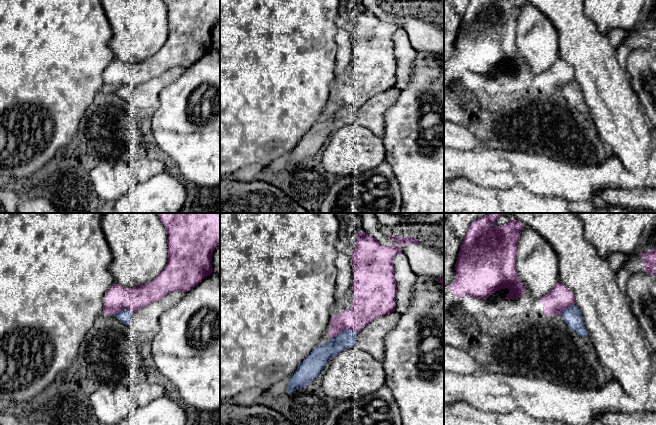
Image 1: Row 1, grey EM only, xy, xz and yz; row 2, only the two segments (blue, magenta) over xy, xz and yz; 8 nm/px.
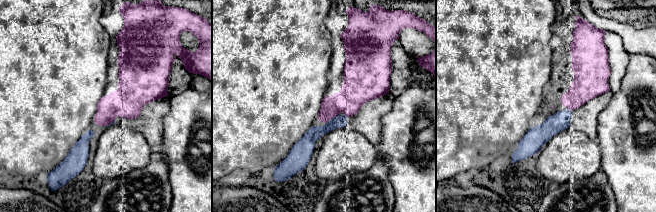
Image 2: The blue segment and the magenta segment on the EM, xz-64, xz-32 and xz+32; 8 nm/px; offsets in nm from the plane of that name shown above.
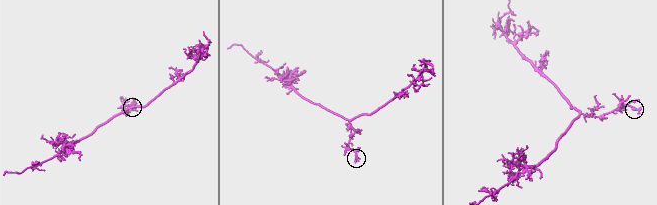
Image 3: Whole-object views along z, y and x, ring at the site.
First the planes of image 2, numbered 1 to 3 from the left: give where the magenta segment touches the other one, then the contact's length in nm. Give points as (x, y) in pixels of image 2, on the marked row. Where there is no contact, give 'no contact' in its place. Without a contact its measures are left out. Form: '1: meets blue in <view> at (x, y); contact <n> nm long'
1: meets blue in xz-64 at (110, 124); contact 50 nm long
2: meets blue in xz-32 at (332, 118); contact 140 nm long
3: meets blue in xz+32 at (570, 110); contact 40 nm long

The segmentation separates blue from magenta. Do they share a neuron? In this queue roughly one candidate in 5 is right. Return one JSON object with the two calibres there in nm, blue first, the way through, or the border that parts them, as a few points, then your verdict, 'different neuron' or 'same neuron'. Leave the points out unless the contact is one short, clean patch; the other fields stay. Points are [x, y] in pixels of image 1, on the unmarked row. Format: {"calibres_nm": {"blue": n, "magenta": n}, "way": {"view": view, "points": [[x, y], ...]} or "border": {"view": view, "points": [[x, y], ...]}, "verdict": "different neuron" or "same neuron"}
{"calibres_nm": {"blue": 150, "magenta": 220}, "verdict": "different neuron"}

